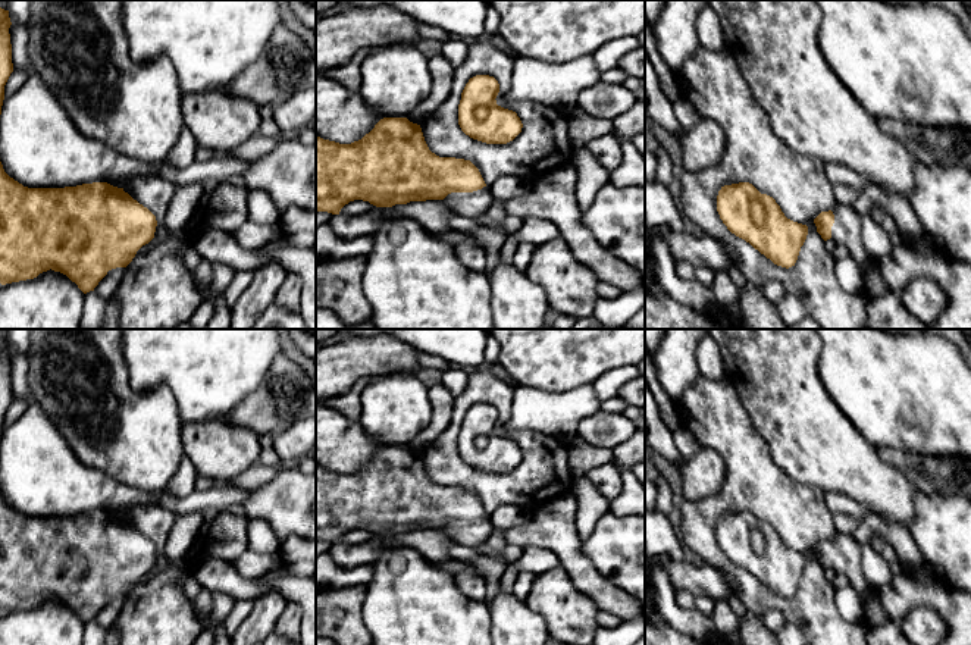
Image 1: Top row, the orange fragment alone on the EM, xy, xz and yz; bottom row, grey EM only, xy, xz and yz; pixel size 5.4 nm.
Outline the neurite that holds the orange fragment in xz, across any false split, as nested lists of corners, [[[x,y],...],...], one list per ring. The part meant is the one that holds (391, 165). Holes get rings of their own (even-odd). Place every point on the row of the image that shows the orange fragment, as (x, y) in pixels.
[[[383,118],[351,144],[316,137],[316,210],[339,215],[354,200],[369,201],[376,207],[444,200],[455,215],[474,220],[483,216],[495,198],[470,160],[439,157],[429,150],[420,125],[407,118]]]

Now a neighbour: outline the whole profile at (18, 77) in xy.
[[[13,68],[6,85],[4,85],[4,98],[15,94],[28,79],[29,73]]]

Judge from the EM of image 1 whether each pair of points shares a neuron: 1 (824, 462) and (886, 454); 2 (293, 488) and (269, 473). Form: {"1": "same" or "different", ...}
{"1": "different", "2": "different"}

